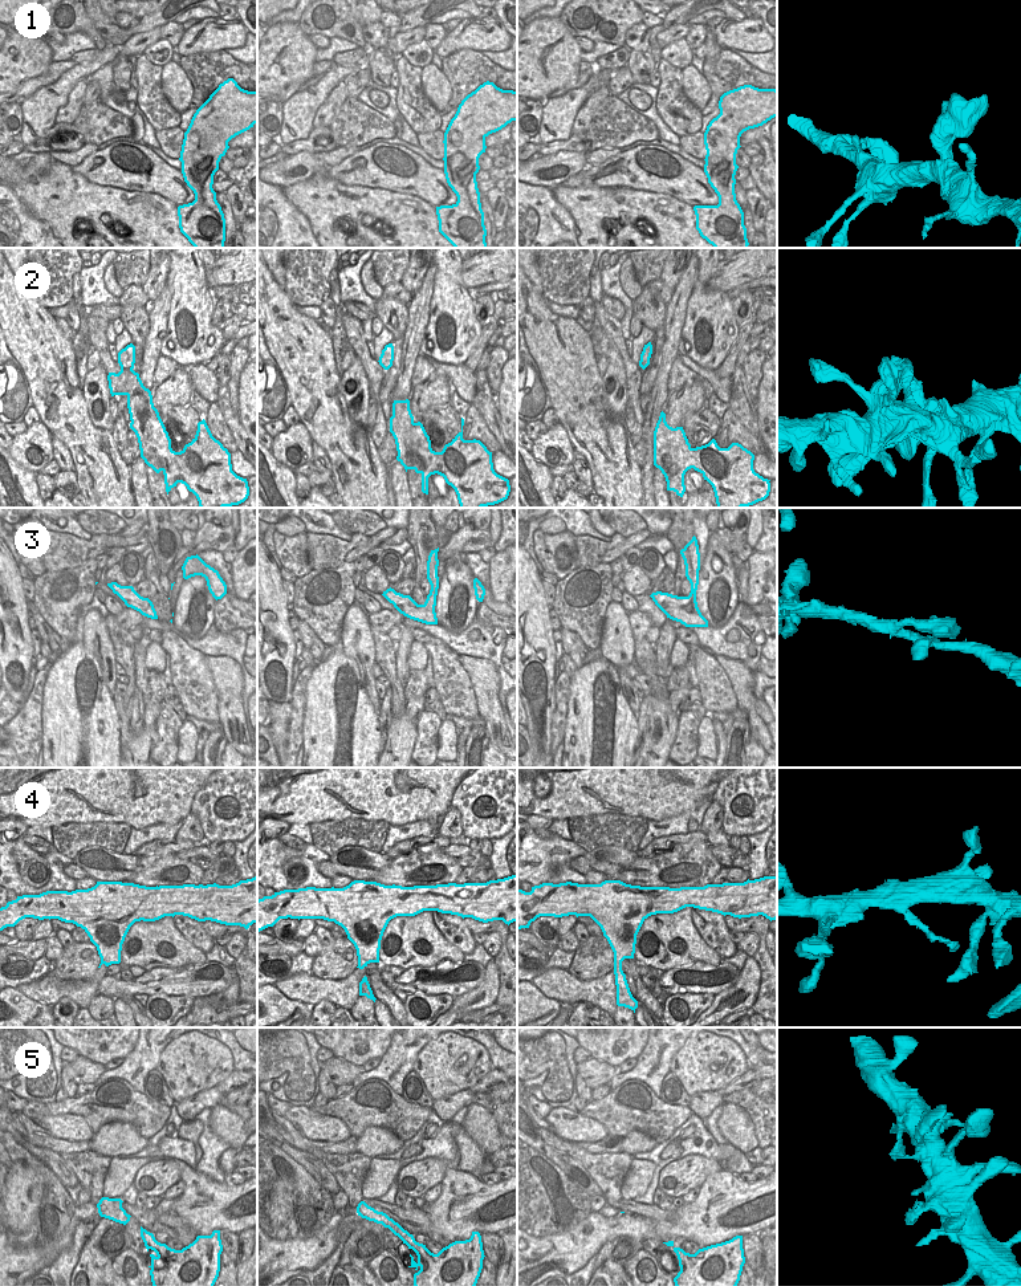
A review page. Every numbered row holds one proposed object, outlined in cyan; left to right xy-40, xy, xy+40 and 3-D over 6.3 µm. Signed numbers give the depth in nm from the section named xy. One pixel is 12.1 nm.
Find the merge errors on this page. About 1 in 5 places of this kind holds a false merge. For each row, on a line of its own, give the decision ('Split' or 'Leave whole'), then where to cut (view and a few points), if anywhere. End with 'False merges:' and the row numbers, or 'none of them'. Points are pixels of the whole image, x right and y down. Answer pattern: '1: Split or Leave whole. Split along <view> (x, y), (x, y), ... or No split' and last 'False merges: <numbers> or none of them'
1: Leave whole. No split
2: Leave whole. No split
3: Leave whole. No split
4: Split. Split along xy+40 (618, 964), (618, 969), (614, 973)
5: Leave whole. No split
False merges: 4

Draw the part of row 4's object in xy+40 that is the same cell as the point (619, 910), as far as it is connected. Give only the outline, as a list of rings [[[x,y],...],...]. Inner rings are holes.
[[[777,876],[680,888],[640,887],[621,880],[542,883],[530,892],[517,890],[517,929],[529,928],[540,916],[590,916],[614,952],[617,973],[625,959],[634,959],[636,935],[648,916],[686,907],[739,919],[762,915],[772,921],[777,919]]]

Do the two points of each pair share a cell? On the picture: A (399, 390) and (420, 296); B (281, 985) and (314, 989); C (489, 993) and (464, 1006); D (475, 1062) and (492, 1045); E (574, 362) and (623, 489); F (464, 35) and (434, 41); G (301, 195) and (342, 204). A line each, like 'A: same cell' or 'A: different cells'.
A: same cell
B: same cell
C: same cell
D: different cells
E: same cell
F: different cells
G: same cell

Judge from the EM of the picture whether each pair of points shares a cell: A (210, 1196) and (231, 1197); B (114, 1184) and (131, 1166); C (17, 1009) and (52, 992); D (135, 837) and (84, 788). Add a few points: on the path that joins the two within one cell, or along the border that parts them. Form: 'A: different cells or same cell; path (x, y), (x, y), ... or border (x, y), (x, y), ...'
A: same cell; path (215, 1197), (226, 1197)
B: same cell; path (117, 1180), (127, 1169)
C: different cells; border (16, 988), (28, 997), (51, 1006)
D: different cells; border (161, 822), (141, 829), (130, 827)

